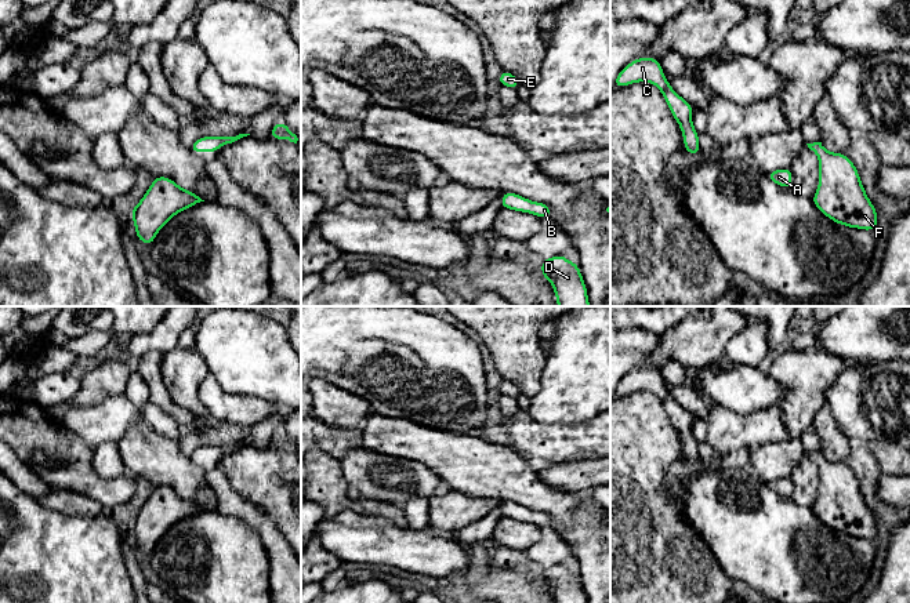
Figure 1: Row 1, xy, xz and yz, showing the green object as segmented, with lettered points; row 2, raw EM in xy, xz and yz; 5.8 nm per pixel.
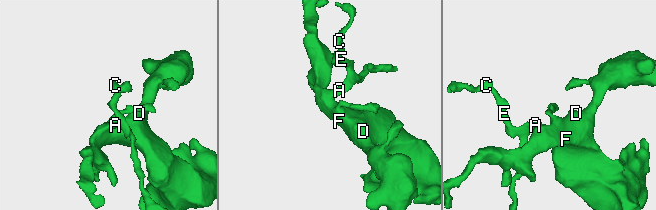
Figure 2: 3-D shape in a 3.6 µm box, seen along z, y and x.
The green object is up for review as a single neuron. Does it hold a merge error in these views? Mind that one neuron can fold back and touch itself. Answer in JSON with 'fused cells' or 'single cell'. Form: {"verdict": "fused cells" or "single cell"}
{"verdict": "single cell"}

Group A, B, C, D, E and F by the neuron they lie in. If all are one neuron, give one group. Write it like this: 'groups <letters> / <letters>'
groups A B C D E F

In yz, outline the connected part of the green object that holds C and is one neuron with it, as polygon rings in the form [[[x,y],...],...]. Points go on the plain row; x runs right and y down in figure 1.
[[[645,366],[634,368],[620,379],[613,396],[619,397],[637,391],[653,392],[661,400],[671,424],[681,436],[686,461],[689,464],[697,464],[700,454],[699,443],[692,433],[692,414],[672,399],[661,379],[660,368]]]

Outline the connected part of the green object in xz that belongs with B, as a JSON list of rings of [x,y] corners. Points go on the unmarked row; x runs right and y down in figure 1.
[[[512,501],[503,502],[501,519],[503,517],[534,523],[540,527],[551,527],[551,517],[547,513],[530,511],[526,506],[522,506]]]

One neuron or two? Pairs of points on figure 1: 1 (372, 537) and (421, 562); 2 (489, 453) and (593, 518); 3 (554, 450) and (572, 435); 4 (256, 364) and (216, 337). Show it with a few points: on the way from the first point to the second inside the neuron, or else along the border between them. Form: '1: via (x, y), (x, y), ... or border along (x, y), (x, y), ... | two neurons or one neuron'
1: via (384, 542), (409, 551) | one neuron
2: via (515, 479), (533, 494), (566, 509) | one neuron
3: via (558, 446), (568, 439) | one neuron
4: via (246, 355), (232, 341), (225, 338) | one neuron

